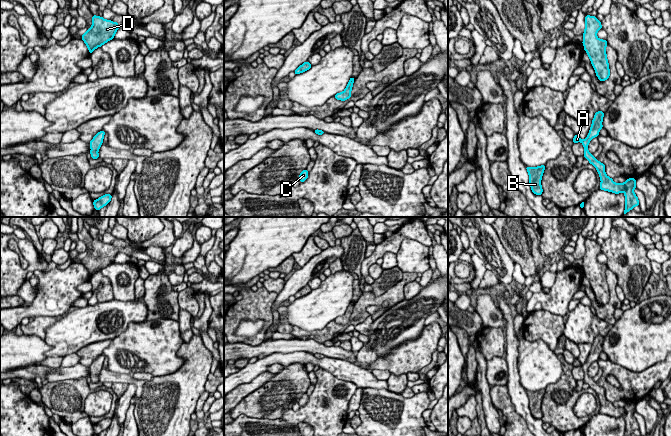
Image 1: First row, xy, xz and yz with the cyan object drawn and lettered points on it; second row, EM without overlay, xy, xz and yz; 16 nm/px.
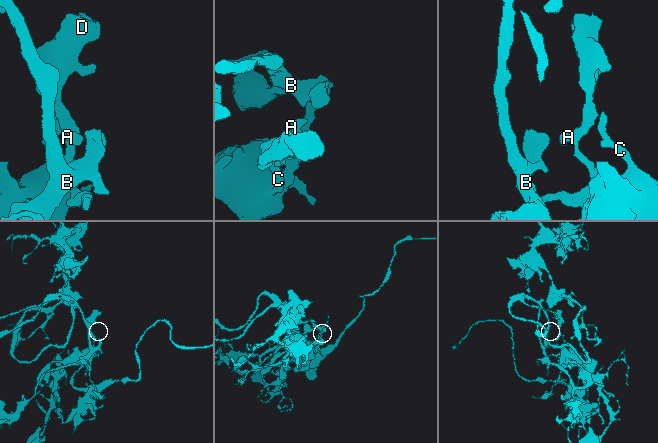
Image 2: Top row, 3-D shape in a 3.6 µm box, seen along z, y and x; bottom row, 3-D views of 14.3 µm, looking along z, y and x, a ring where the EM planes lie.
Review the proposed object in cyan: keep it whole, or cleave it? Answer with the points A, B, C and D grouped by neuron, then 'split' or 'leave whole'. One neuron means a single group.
A B C D; leave whole

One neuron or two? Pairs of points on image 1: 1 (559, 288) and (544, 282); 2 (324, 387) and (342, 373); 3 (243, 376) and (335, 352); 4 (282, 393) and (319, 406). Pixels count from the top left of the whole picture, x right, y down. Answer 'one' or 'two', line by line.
1: two
2: two
3: two
4: two

